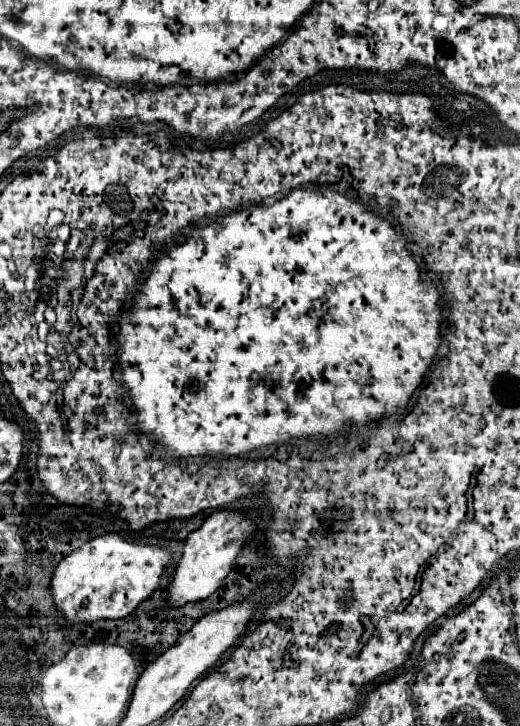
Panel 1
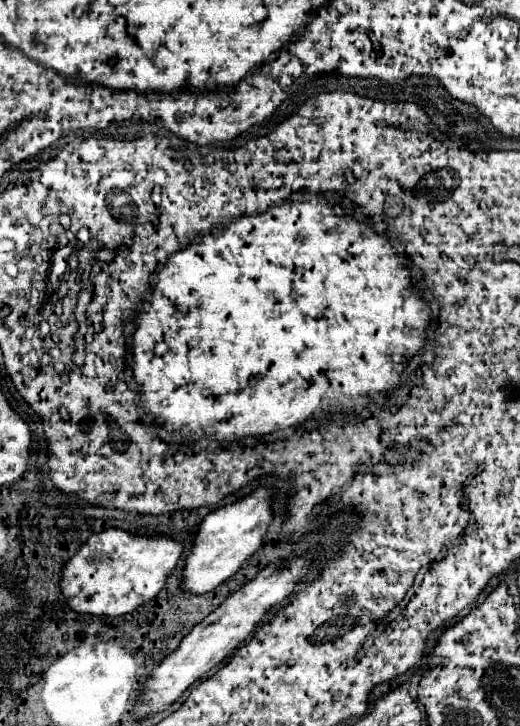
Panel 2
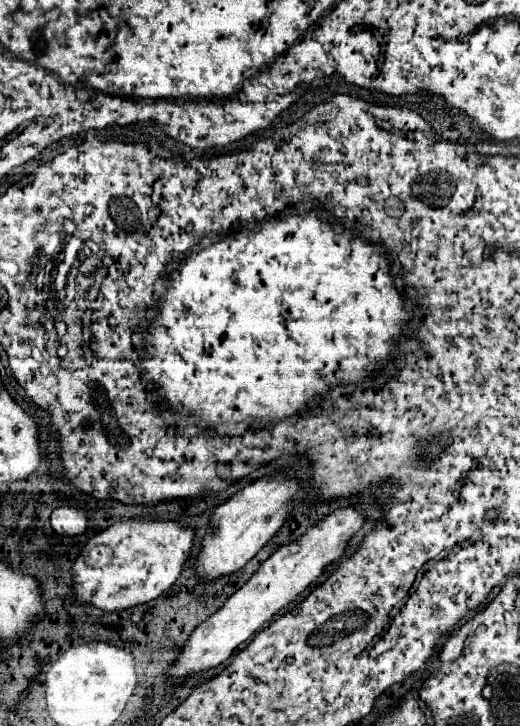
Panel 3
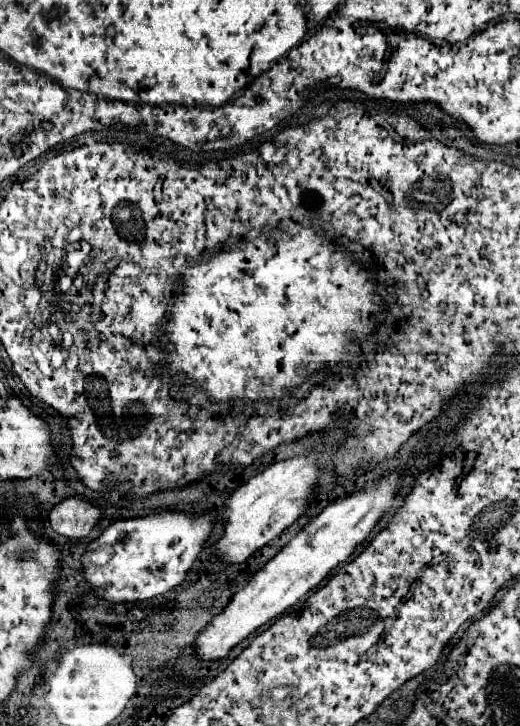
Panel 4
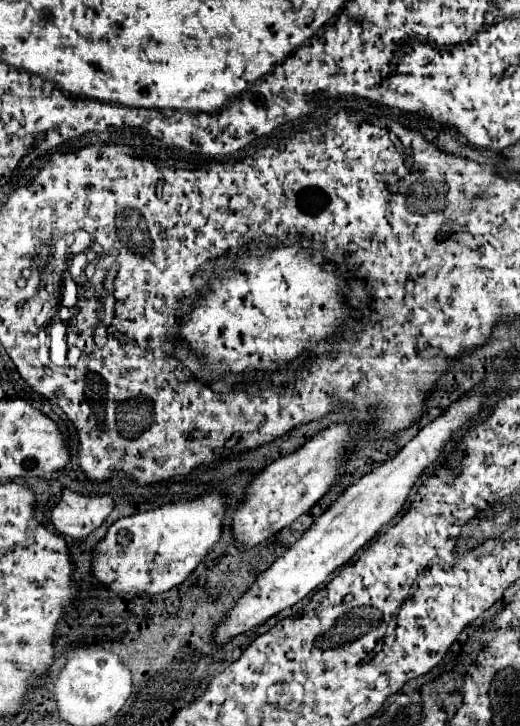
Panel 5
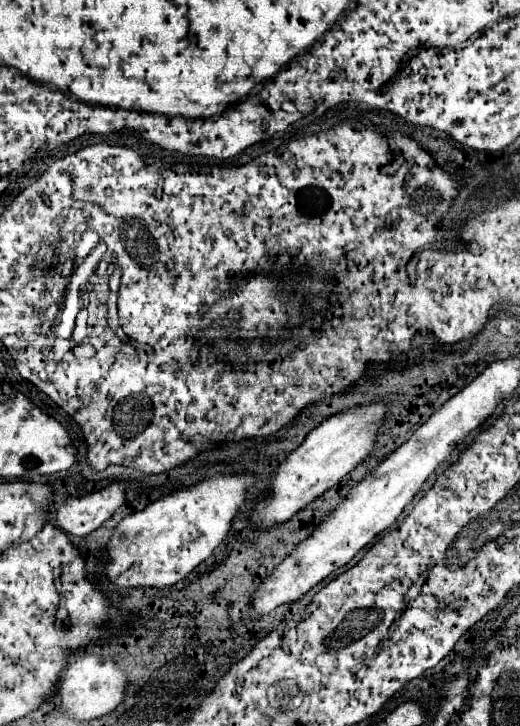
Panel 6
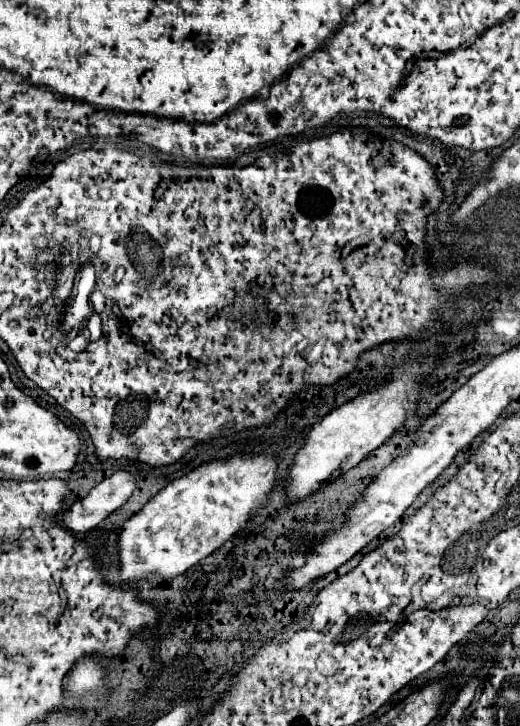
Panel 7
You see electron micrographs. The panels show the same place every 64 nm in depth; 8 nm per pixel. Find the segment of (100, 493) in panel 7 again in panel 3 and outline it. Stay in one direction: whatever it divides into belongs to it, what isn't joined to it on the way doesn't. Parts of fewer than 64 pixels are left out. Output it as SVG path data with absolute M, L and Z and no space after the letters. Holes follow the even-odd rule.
M60 506L50 516L50 524L52 524L54 532L61 536L84 534L88 522L90 522L90 518L78 506Z

